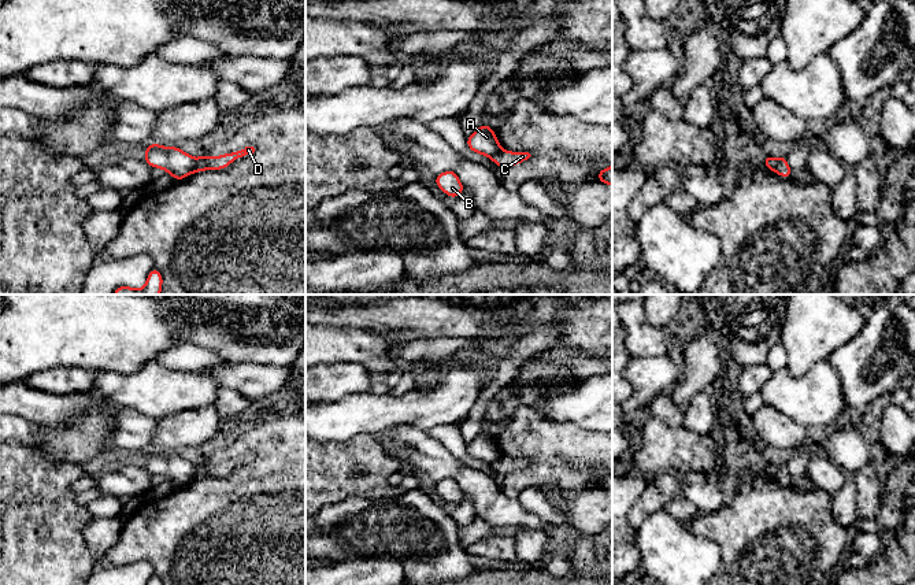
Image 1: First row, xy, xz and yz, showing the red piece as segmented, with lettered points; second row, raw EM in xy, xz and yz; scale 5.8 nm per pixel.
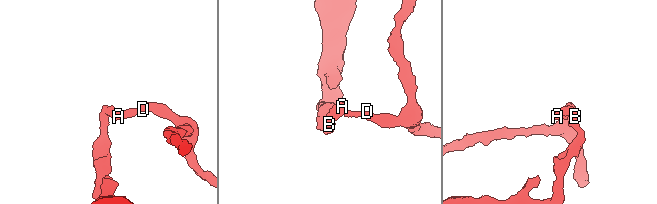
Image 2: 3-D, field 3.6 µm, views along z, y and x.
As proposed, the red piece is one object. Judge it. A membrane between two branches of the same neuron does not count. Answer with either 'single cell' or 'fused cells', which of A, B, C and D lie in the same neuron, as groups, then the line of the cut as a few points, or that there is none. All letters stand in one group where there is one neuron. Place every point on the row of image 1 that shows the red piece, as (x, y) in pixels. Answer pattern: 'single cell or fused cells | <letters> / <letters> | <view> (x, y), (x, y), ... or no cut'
fused cells | A B / C D | xy (196, 159), (192, 171)

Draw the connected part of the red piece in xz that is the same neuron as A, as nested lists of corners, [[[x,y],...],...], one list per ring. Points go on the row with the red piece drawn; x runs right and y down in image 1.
[[[485,123],[468,136],[466,141],[470,151],[490,159],[501,151],[501,145],[499,144],[492,126]]]

